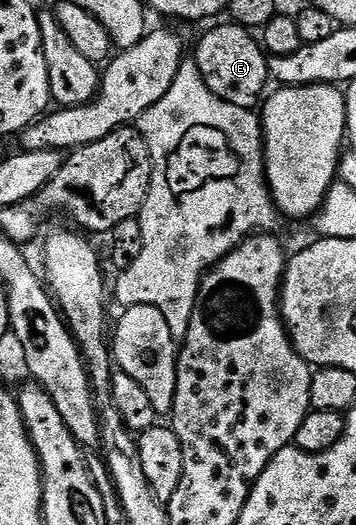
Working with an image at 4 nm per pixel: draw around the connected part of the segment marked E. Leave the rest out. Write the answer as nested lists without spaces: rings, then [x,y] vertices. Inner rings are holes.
[[[228,26],[213,27],[198,41],[195,62],[211,93],[236,107],[253,109],[258,106],[257,95],[264,93],[265,82],[271,79],[271,63],[258,40],[256,43],[246,28]]]

